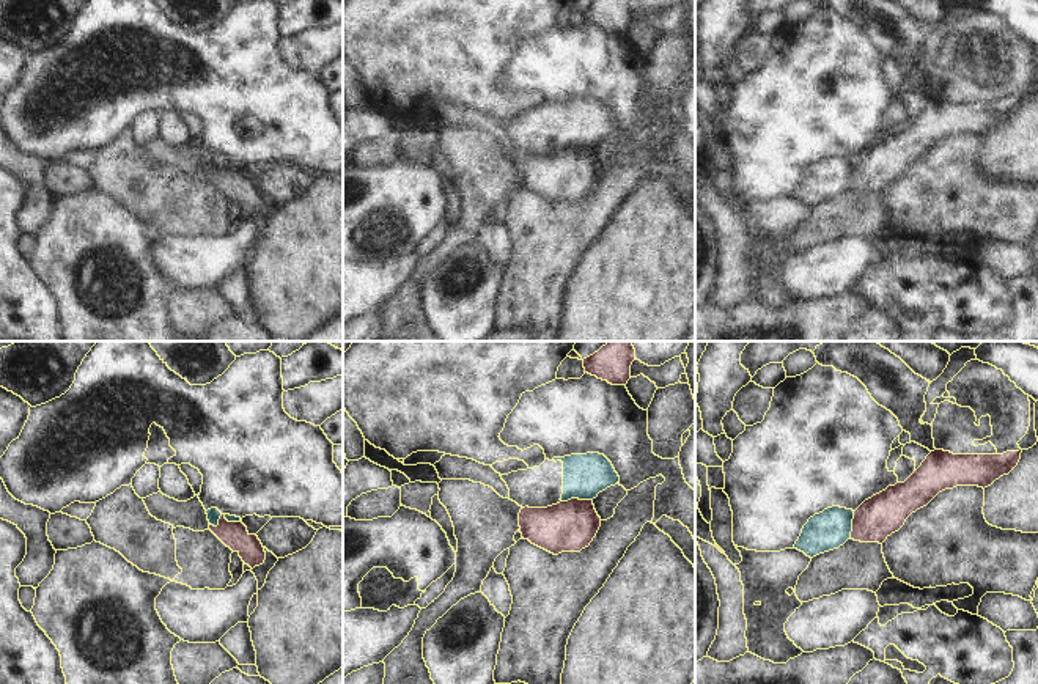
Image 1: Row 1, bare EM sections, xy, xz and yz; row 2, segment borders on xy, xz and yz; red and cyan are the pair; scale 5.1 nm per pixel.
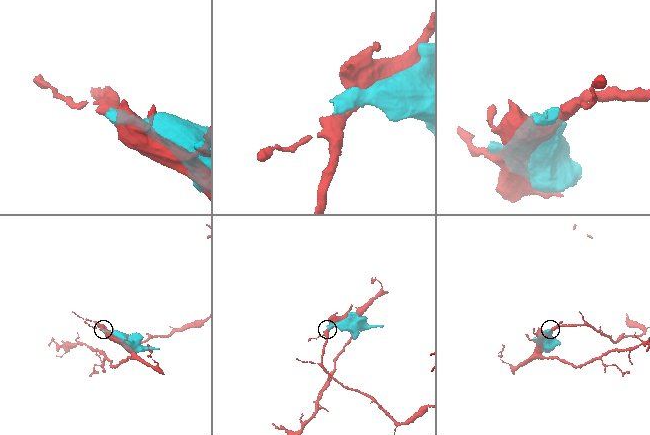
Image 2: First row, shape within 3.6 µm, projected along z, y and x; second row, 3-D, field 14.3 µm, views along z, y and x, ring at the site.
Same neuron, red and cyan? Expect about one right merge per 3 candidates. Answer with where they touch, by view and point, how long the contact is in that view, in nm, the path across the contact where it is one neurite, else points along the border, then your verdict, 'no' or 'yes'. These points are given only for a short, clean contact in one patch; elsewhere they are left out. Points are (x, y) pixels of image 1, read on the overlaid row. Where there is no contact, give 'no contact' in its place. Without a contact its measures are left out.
xz (576, 499) | 160 nm | no

